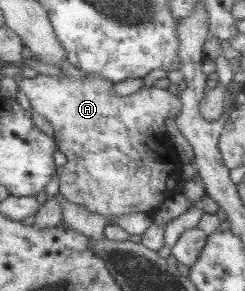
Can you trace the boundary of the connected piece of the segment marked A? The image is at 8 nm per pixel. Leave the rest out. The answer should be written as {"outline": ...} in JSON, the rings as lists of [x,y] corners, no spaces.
{"outline":[[[97,73],[85,74],[84,79],[62,78],[45,74],[35,78],[19,78],[18,85],[28,97],[32,110],[52,122],[54,138],[67,162],[58,166],[59,192],[71,202],[80,204],[93,214],[102,214],[108,222],[118,216],[147,212],[153,214],[165,200],[173,197],[180,181],[185,180],[184,165],[178,152],[173,150],[173,140],[167,130],[167,120],[176,119],[183,111],[181,93],[173,87],[143,87],[131,96],[119,96],[114,89],[116,82]]]}

